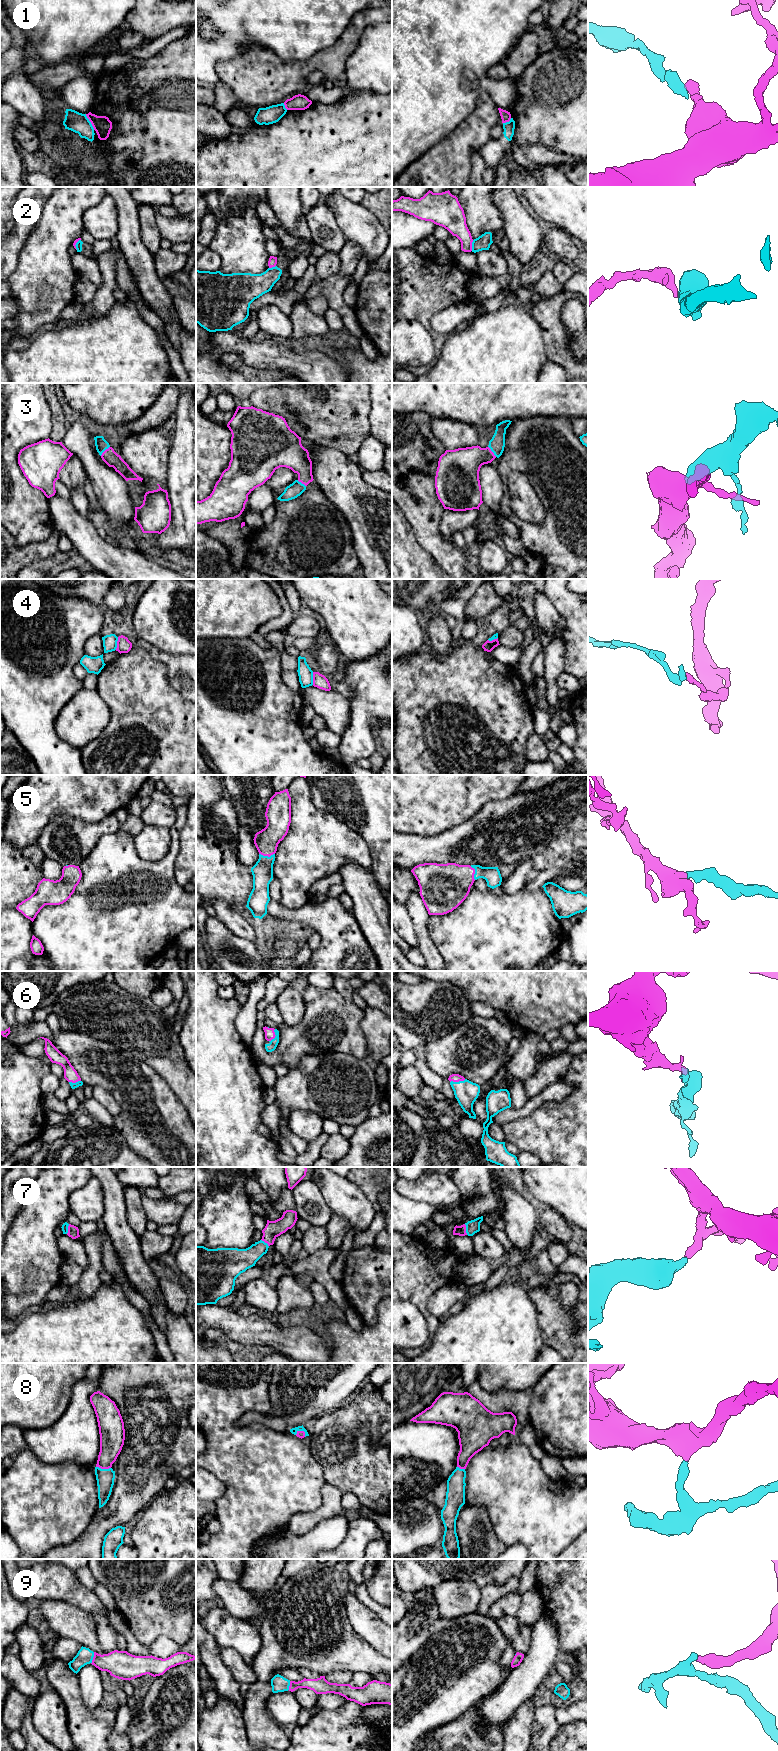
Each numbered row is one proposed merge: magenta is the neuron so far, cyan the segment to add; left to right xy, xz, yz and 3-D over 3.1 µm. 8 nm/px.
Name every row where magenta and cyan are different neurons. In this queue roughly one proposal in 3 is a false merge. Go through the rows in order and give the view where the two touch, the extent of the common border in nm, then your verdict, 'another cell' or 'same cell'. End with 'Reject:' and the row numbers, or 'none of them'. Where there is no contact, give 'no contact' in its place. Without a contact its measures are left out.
1: meets magenta in xy; contact 150 nm long; another cell
2: meets magenta in yz; contact 90 nm long; another cell
3: meets magenta in xy; contact 110 nm long; same cell
4: meets magenta in xy; contact 110 nm long; another cell
5: meets magenta in xz; contact 130 nm long; same cell
6: meets magenta in yz; contact 130 nm long; same cell
7: meets magenta in yz; contact 90 nm long; same cell
8: meets magenta in xy; contact 120 nm long; same cell
9: meets magenta in xy; contact 100 nm long; same cell
Reject: 1, 2, 4

